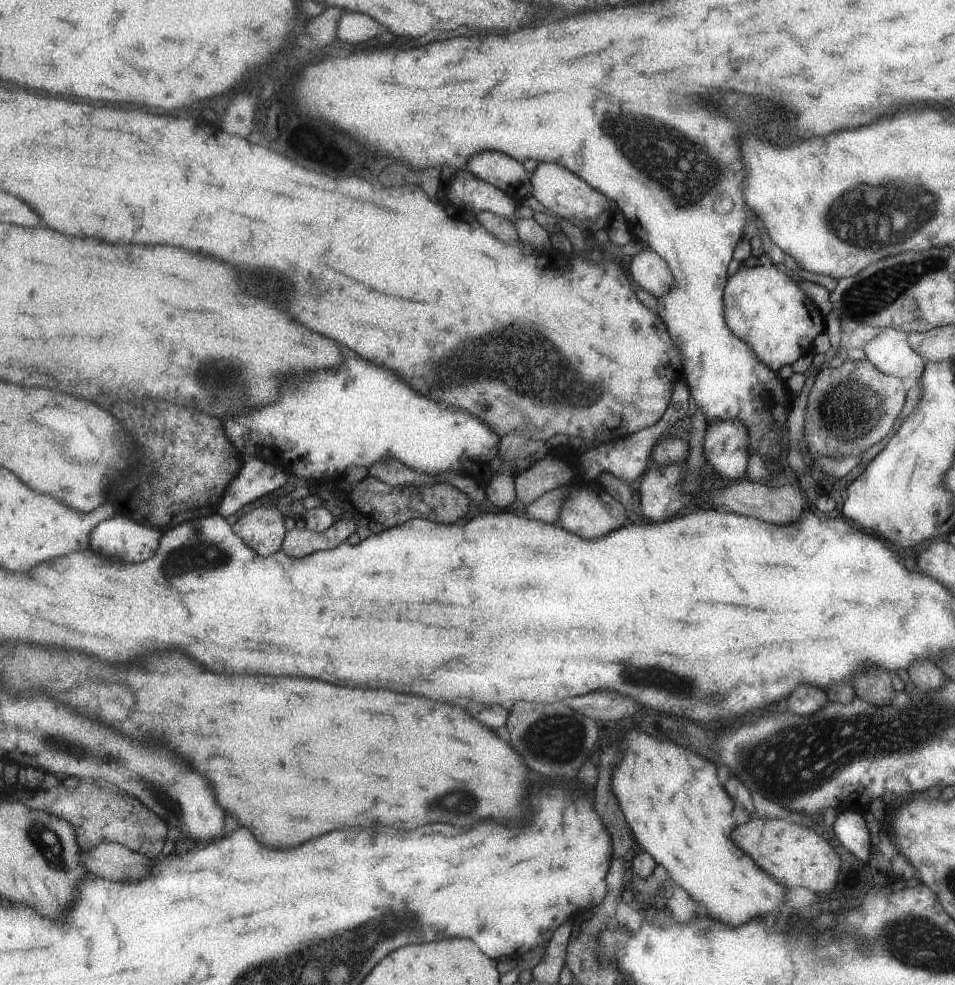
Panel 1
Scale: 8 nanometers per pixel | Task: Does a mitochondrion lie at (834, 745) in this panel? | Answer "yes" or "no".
yes

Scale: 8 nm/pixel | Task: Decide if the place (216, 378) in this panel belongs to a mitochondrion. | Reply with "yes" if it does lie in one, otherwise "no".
yes

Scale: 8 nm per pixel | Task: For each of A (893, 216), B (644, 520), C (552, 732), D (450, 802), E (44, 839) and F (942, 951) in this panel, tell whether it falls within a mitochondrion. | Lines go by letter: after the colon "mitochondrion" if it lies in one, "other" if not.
A: mitochondrion
B: other
C: mitochondrion
D: mitochondrion
E: mitochondrion
F: mitochondrion

